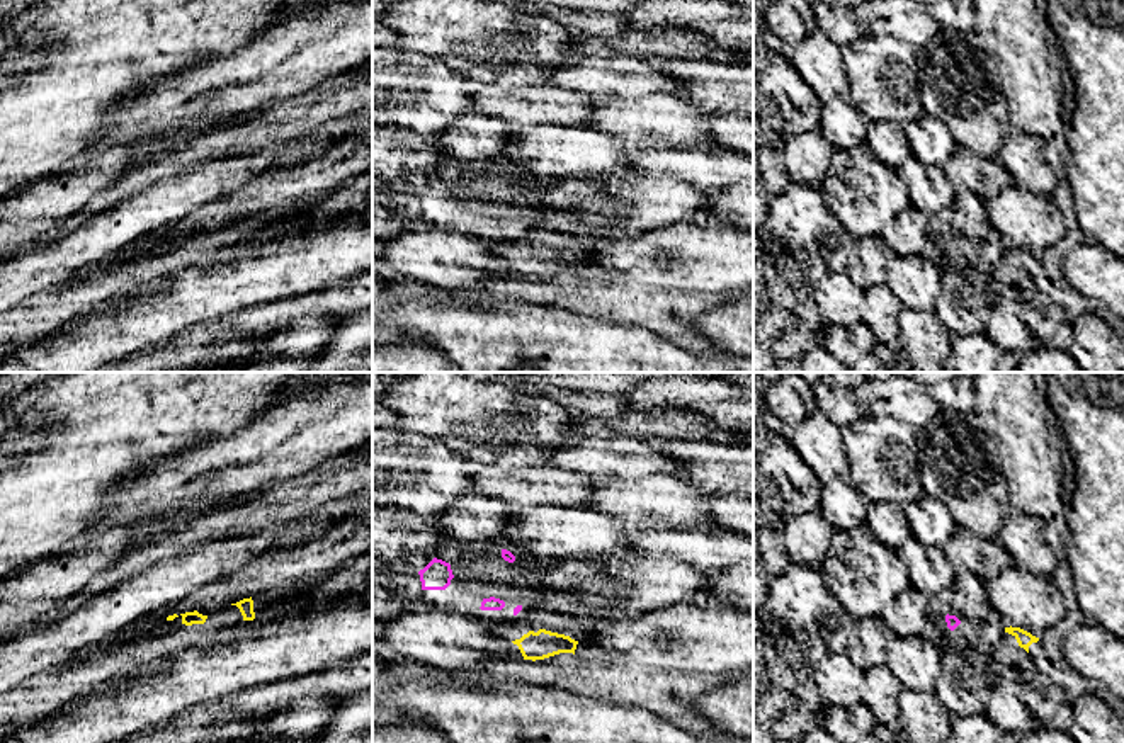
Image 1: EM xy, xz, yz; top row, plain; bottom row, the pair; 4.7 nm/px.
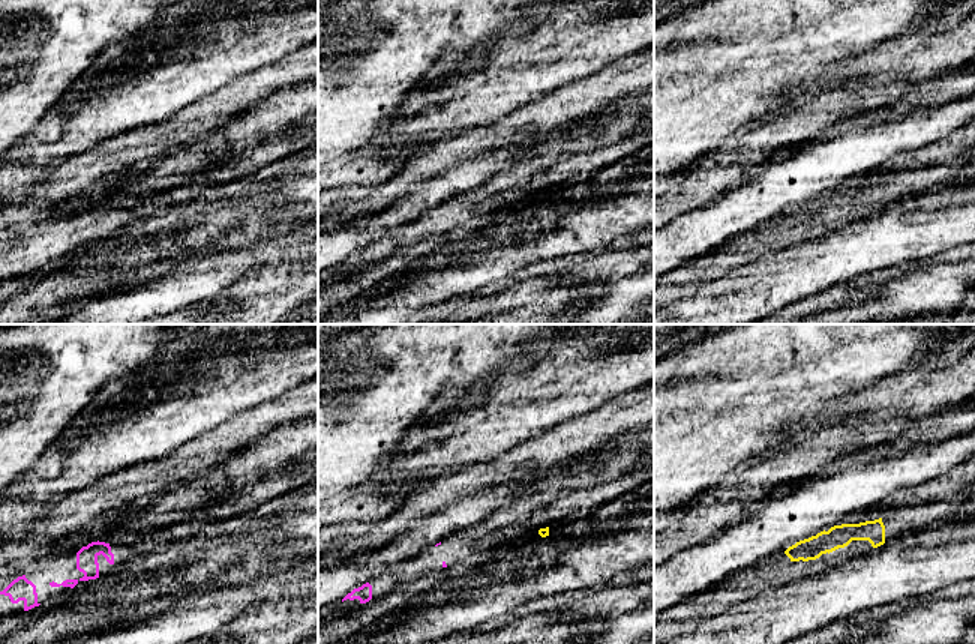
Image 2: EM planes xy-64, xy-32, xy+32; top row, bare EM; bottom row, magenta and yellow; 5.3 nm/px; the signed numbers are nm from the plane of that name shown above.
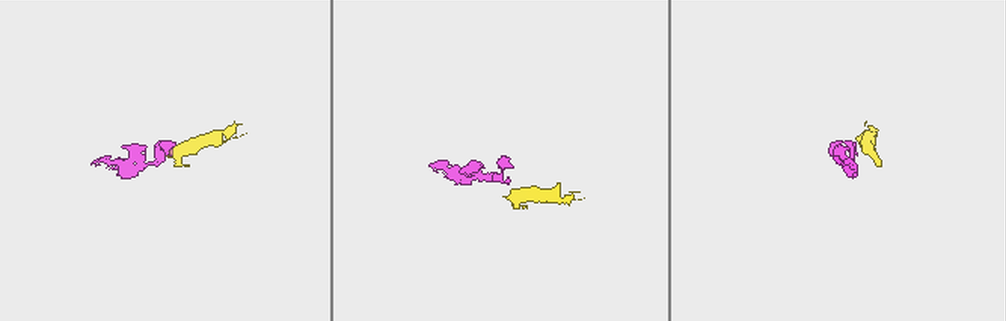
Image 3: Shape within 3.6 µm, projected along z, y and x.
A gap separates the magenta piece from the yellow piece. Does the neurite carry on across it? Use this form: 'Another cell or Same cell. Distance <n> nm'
Another cell. Distance 100 nm

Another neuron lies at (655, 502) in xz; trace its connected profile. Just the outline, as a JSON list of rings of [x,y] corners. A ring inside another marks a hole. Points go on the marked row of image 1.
[[[675,474],[610,478],[593,488],[583,505],[605,513],[619,527],[636,530],[699,530],[712,520],[712,488],[694,485]]]

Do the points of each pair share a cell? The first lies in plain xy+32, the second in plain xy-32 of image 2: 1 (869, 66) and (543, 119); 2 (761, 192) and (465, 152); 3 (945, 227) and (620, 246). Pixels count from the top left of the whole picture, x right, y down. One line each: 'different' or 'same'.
1: different
2: different
3: different

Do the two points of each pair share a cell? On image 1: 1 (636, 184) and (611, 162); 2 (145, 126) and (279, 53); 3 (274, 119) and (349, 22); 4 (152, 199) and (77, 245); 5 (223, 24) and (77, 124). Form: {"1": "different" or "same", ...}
{"1": "different", "2": "same", "3": "different", "4": "same", "5": "same"}

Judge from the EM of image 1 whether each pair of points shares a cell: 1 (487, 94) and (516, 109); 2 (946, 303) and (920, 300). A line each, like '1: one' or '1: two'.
1: one
2: two

